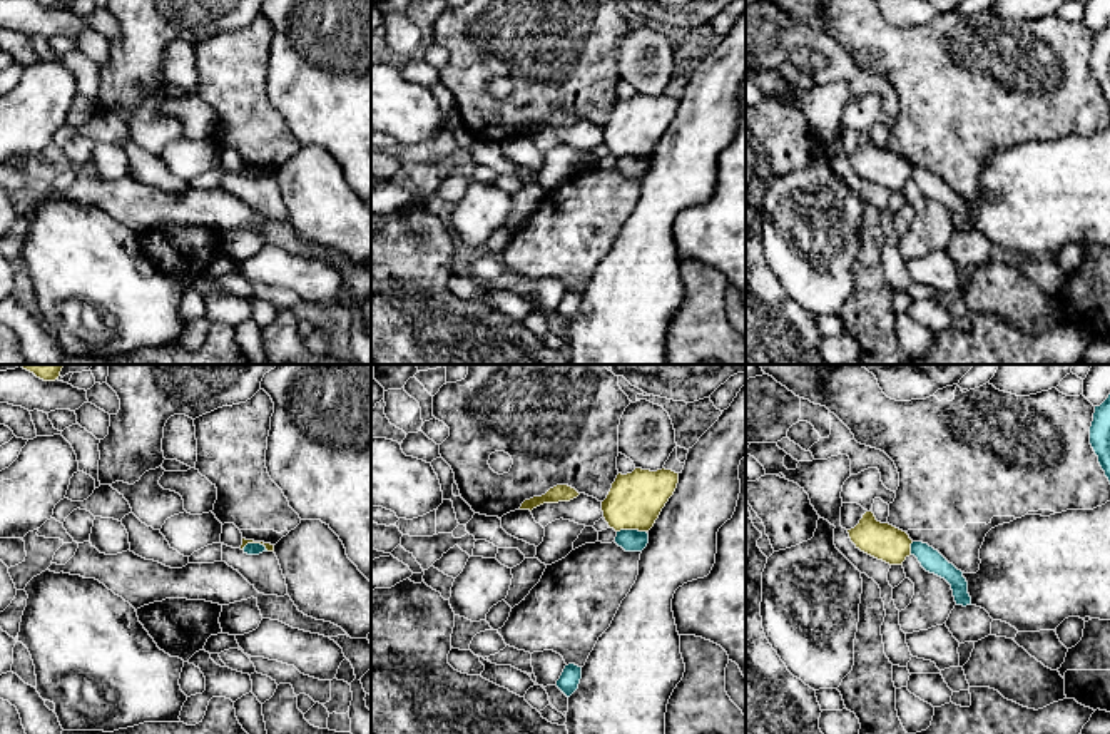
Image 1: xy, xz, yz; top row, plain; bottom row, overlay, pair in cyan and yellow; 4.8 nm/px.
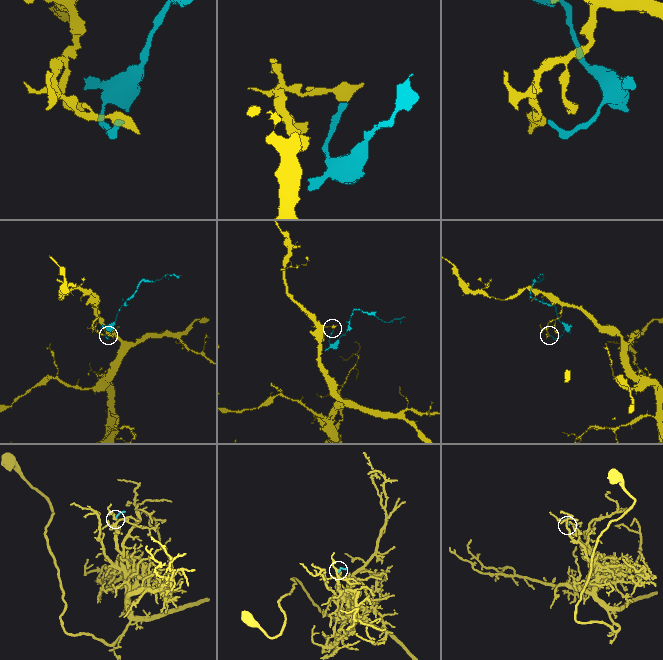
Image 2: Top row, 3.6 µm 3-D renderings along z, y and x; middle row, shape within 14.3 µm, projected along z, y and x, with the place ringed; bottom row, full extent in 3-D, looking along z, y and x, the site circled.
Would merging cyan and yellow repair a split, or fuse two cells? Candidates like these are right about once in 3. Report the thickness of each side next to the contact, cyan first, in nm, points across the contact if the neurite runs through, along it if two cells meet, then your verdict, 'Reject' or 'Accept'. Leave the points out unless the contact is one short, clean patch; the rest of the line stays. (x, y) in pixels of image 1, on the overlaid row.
Thickness 110 nm (cyan) against 260 nm. Boundary: xz (646, 530), (617, 532). Reject

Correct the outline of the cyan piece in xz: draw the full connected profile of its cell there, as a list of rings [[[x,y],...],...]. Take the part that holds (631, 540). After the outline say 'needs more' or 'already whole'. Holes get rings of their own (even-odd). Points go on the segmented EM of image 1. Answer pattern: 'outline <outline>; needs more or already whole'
outline [[[639,530],[617,532],[615,543],[625,552],[642,552],[649,543],[649,533]]]; already whole

